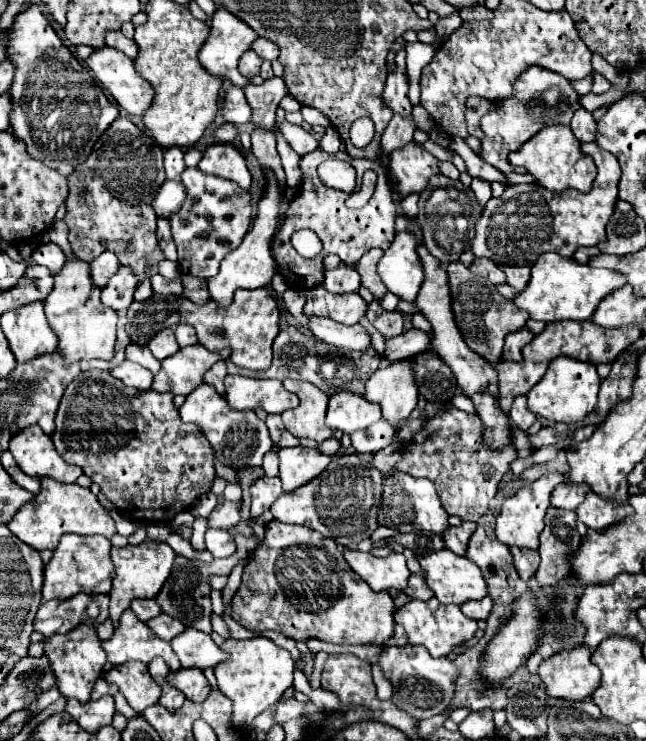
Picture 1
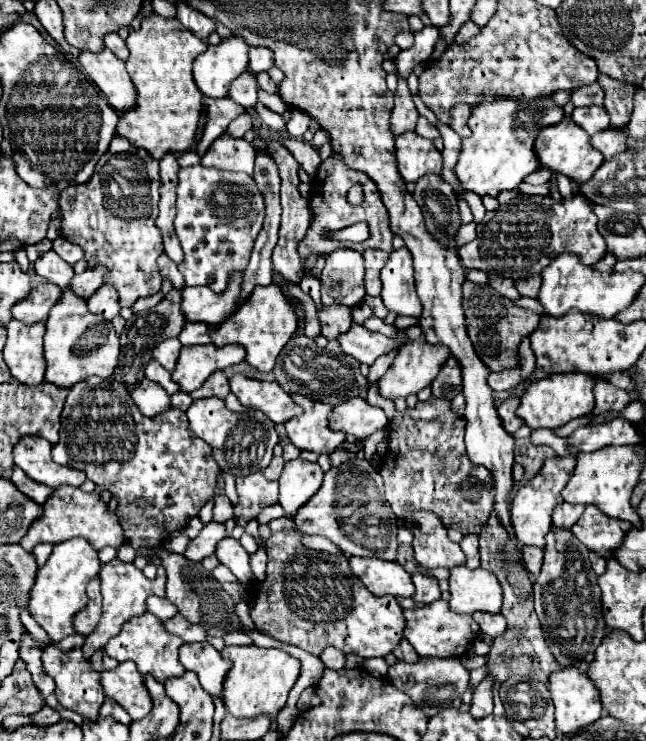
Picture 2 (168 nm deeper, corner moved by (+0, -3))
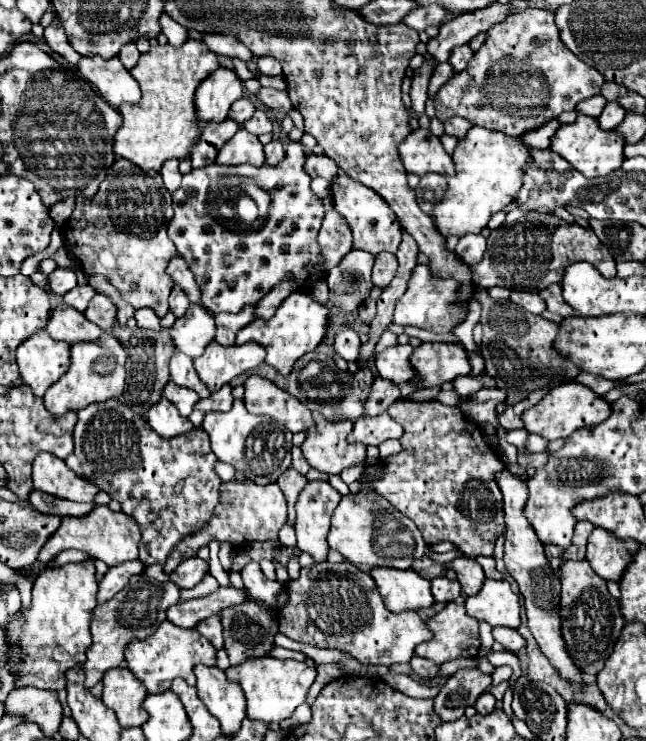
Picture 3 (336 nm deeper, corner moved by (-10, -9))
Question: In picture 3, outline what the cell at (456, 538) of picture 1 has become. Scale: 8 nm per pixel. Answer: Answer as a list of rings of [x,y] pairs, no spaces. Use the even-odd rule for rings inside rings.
[[[477,557],[475,561],[483,567],[483,571],[489,579],[503,579],[503,575],[495,569],[495,559],[493,557]]]

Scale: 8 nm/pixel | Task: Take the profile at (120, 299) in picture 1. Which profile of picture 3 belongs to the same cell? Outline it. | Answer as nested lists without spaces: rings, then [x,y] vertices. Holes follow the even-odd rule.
[[[97,293],[91,301],[89,307],[83,313],[91,323],[99,325],[103,331],[111,331],[113,323],[115,323],[115,315],[117,315],[117,307],[109,301],[107,295]]]

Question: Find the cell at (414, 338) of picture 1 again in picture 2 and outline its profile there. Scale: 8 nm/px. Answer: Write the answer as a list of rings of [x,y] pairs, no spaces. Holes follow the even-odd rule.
[[[399,349],[389,351],[389,355],[383,355],[381,359],[377,359],[377,361],[371,365],[371,371],[369,371],[369,375],[367,375],[369,383],[377,383],[377,381],[383,377],[383,373],[385,373],[385,371],[391,367],[393,359],[397,357],[397,351],[399,351]]]

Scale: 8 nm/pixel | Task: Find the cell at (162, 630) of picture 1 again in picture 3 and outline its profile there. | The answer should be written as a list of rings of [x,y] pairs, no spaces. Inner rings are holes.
[[[213,615],[213,617],[205,619],[205,621],[201,621],[197,625],[197,631],[203,637],[207,637],[215,645],[215,649],[223,647],[223,625],[221,625],[221,617],[219,615]]]

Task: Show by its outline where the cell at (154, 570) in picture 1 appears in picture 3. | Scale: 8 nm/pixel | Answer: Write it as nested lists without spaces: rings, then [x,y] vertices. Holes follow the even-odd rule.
[[[117,617],[115,623],[91,623],[93,645],[87,649],[87,661],[83,665],[85,671],[85,687],[91,689],[97,681],[101,681],[103,673],[111,667],[119,667],[123,661],[123,651],[133,639],[145,639],[155,631],[157,623],[149,627],[129,627],[123,625]]]

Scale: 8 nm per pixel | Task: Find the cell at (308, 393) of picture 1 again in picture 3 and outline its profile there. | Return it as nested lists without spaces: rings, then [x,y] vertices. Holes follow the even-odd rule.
[[[319,419],[313,429],[307,431],[307,439],[301,445],[307,463],[327,475],[339,475],[343,469],[365,463],[367,447],[349,445],[347,435],[351,433],[351,421],[325,421]]]

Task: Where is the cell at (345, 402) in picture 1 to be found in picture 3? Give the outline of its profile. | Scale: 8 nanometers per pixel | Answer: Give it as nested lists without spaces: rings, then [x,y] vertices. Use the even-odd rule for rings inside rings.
[[[387,413],[379,417],[359,417],[349,435],[351,443],[363,445],[381,445],[387,439],[401,439],[403,427],[395,423]]]

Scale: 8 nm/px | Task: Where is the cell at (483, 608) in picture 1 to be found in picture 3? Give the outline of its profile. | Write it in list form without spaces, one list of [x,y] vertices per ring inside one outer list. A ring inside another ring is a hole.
[[[495,627],[493,629],[493,637],[495,637],[495,641],[499,641],[509,651],[521,651],[525,647],[525,639],[517,633],[517,629]]]

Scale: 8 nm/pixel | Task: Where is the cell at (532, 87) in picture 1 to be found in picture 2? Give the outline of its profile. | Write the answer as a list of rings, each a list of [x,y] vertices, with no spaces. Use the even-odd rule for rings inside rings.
[[[483,97],[483,103],[473,109],[467,121],[473,133],[463,139],[461,155],[455,165],[455,173],[461,179],[463,189],[495,197],[505,189],[513,191],[519,187],[519,183],[523,183],[523,179],[539,167],[533,153],[533,143],[539,131],[559,123],[561,119],[565,119],[565,111],[555,105],[551,97],[531,99],[527,105],[521,105],[521,101],[509,97]]]

